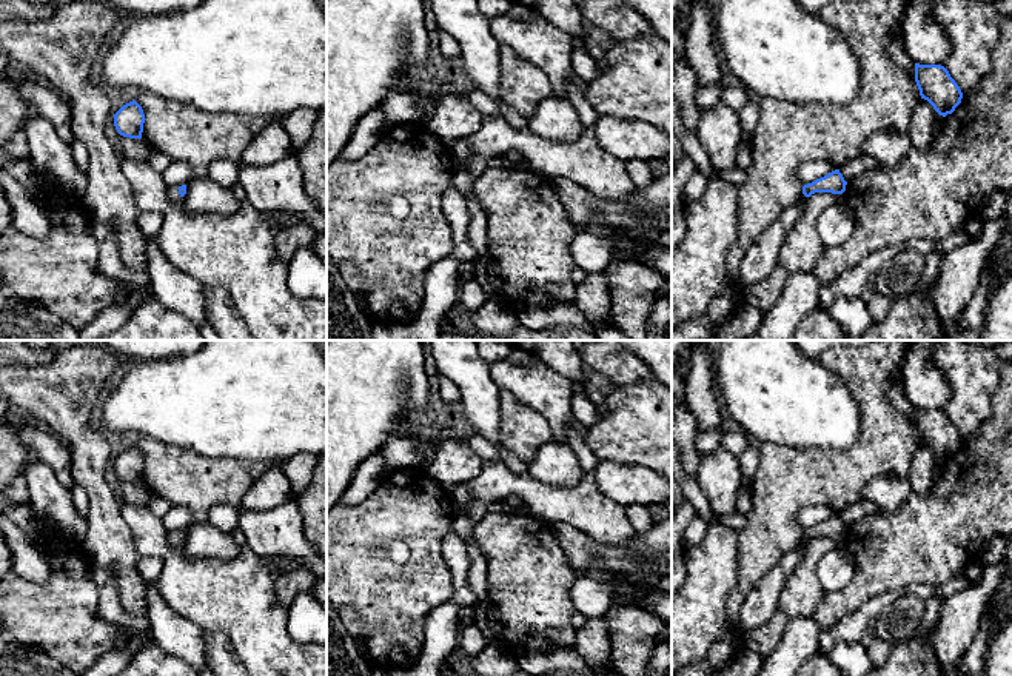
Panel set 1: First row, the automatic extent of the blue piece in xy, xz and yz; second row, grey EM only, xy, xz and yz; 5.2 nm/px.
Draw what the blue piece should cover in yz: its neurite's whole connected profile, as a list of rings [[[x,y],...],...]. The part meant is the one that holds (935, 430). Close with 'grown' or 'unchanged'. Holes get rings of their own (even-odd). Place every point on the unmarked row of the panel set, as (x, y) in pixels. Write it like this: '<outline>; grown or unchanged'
[[[915,408],[915,427],[921,443],[927,445],[943,462],[952,459],[961,448],[960,431],[941,410]]]; unchanged

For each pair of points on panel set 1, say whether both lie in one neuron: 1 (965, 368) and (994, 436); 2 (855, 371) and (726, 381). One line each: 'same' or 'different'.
1: different
2: different

